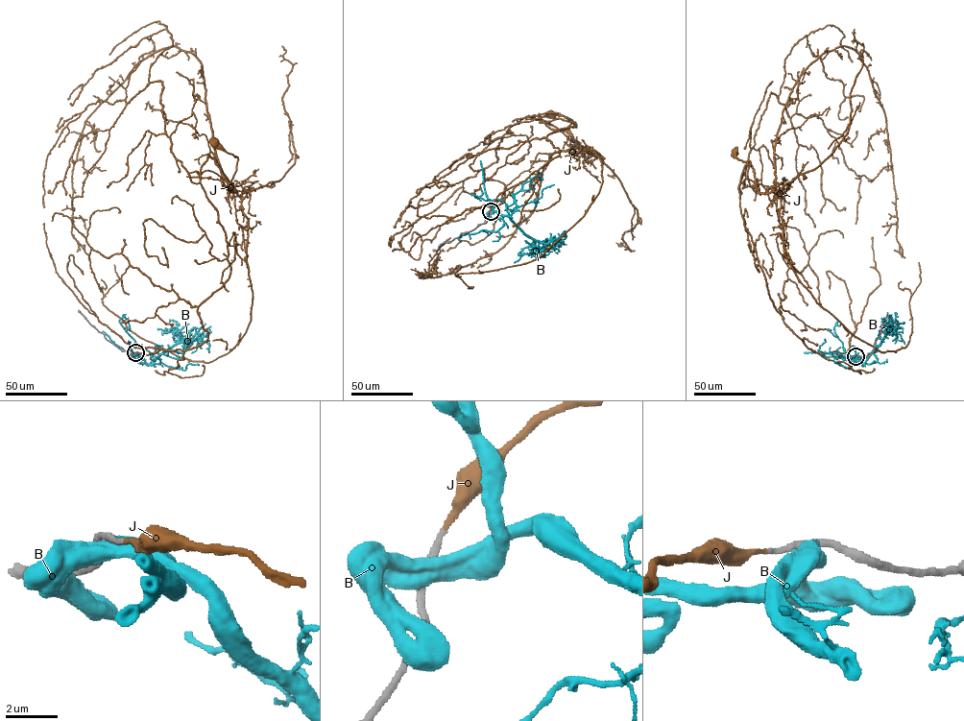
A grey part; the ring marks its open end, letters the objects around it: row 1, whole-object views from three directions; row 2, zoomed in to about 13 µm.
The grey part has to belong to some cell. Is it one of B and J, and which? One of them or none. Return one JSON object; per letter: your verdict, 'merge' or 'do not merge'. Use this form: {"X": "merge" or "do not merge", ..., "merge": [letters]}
{"B": "do not merge", "J": "merge", "merge": ["J"]}

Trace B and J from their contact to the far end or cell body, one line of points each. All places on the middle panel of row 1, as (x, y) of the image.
B: (490, 213), (496, 211), (509, 217), (525, 234), (542, 243), (549, 243), (564, 232), (566, 236)
J: (491, 211), (559, 155), (546, 136), (576, 125), (539, 114), (571, 135), (574, 122), (550, 114)

